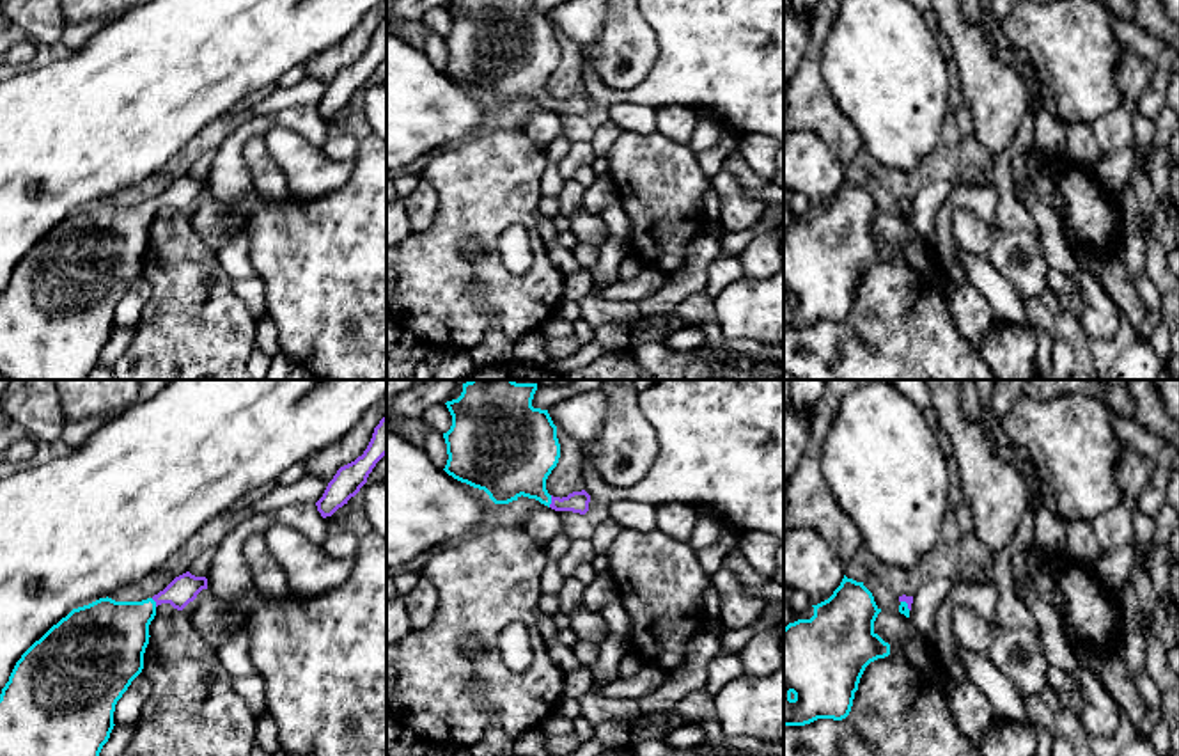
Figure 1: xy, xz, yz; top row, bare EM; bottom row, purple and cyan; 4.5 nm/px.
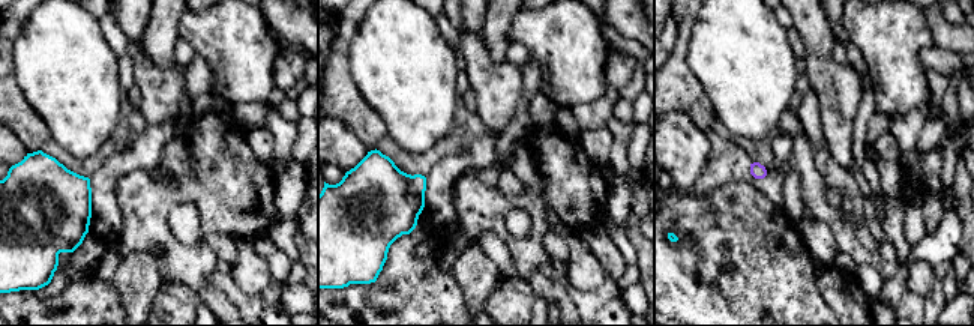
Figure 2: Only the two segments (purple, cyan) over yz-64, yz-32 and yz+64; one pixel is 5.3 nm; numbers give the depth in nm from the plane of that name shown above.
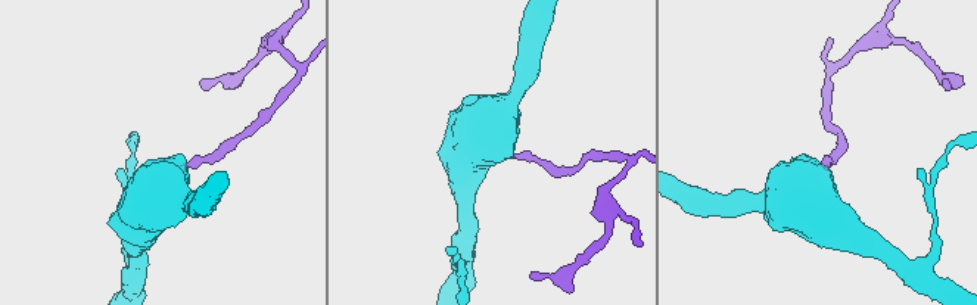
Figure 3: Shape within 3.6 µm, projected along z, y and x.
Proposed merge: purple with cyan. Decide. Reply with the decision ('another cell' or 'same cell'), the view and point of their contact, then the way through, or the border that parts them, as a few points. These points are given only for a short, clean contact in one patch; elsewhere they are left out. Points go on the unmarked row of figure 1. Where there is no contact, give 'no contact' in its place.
same cell; contact xz (552, 103); way xz (578, 103), (552, 103), (527, 80), (516, 61)

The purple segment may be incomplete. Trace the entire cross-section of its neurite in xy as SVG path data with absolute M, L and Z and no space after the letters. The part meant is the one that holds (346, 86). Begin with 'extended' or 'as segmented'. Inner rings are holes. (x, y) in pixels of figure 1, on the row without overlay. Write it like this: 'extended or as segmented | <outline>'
as segmented | M386 18L374 30L372 41L355 64L340 69L328 85L323 99L316 105L323 121L332 119L339 110L347 106L367 85L376 66L386 57Z

